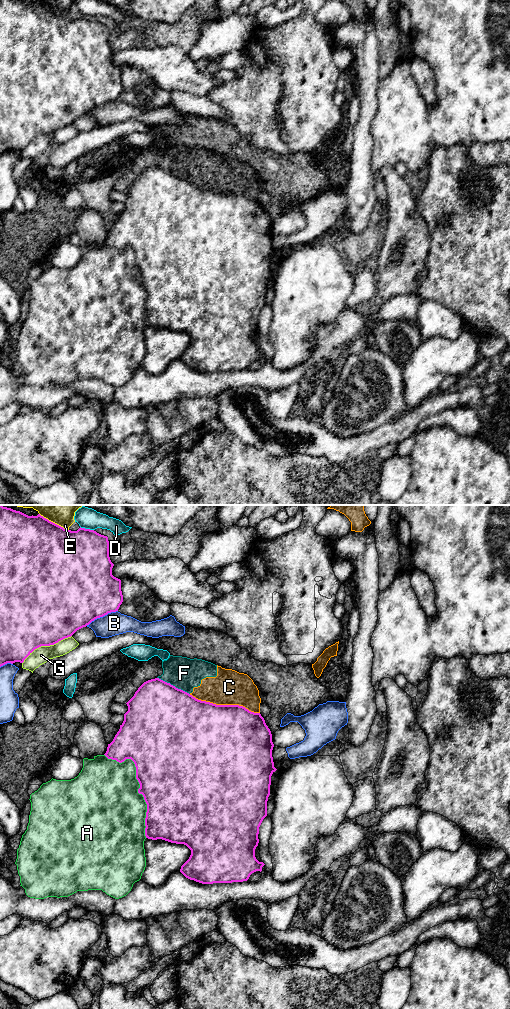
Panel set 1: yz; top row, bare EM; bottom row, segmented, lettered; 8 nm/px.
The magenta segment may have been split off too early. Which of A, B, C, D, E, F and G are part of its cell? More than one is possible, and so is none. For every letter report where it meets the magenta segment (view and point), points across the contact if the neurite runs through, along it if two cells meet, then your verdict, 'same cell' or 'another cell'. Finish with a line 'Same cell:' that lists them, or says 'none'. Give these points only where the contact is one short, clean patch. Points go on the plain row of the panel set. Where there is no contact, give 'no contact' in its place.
A: contact yz (140, 274); another cell
B: contact yz (101, 104); another cell
C: contact yz (224, 193); another cell
D: contact yz (87, 17); another cell
E: contact yz (54, 11); another cell
F: contact yz (172, 173); another cell
G: contact yz (46, 133); another cell
Same cell: none

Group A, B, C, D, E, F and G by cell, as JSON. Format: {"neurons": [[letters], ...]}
{"neurons": [["A"], ["B"], ["C", "F"], ["D"], ["E"], ["G"]]}

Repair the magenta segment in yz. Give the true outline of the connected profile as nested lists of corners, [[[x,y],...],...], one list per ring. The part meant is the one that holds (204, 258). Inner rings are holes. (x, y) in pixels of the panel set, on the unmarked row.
[[[159,166],[144,170],[134,184],[126,191],[128,199],[124,202],[124,209],[115,223],[113,229],[108,232],[104,242],[108,247],[119,251],[131,247],[136,255],[136,267],[140,272],[138,281],[142,282],[147,292],[145,306],[145,324],[148,327],[162,327],[171,331],[184,332],[191,338],[189,347],[181,354],[180,360],[188,367],[202,372],[232,371],[247,369],[250,363],[256,359],[262,359],[265,353],[255,345],[255,337],[258,334],[259,315],[267,304],[267,289],[270,283],[271,264],[277,258],[274,255],[272,238],[272,222],[260,201],[249,199],[239,193],[216,193],[201,189],[189,181],[176,176]]]

